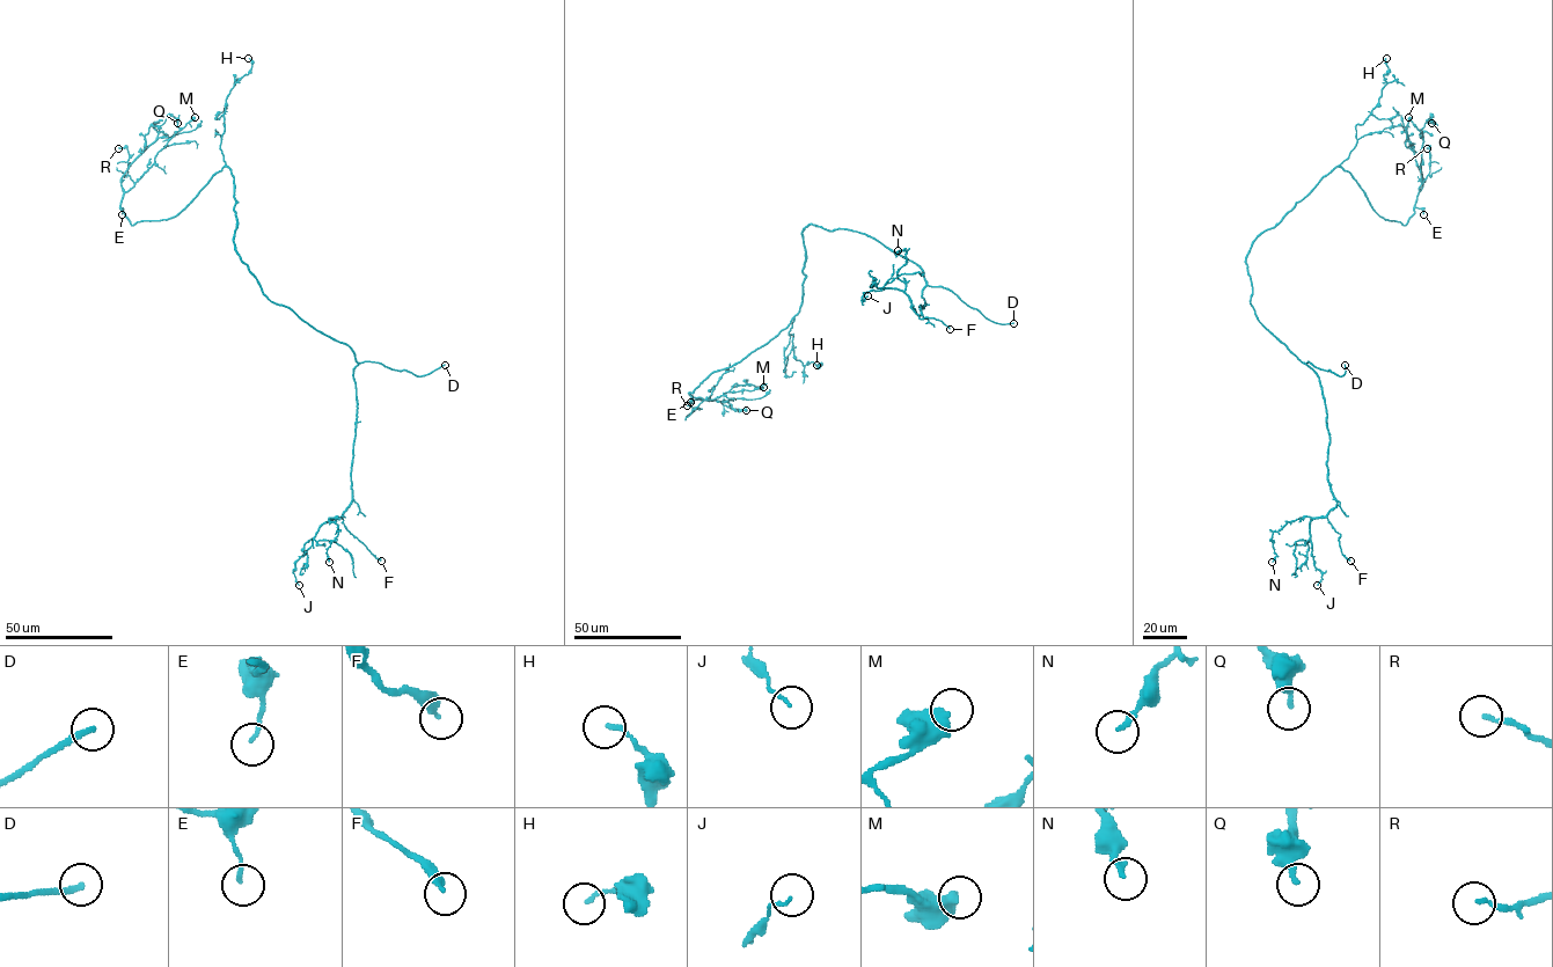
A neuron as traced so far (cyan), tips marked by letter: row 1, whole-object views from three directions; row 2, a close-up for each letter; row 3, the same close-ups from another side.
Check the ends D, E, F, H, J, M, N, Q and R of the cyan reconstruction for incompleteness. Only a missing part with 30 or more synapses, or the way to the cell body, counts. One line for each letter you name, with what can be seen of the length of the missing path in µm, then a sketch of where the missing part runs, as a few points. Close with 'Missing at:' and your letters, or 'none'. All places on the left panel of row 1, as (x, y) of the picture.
D: Missing length about 150 µm
Missing at: D

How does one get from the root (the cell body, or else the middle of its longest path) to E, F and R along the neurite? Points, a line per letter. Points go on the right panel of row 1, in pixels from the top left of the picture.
E: (1249, 272), (1245, 257), (1254, 240), (1337, 166), (1350, 173), (1385, 219), (1405, 225), (1414, 207), (1423, 214)
F: (1249, 272), (1259, 321), (1319, 378), (1330, 439), (1328, 482), (1337, 502), (1327, 518), (1350, 561)
R: (1249, 272), (1245, 257), (1254, 240), (1337, 166), (1350, 173), (1381, 217), (1405, 225), (1429, 171), (1427, 148)

